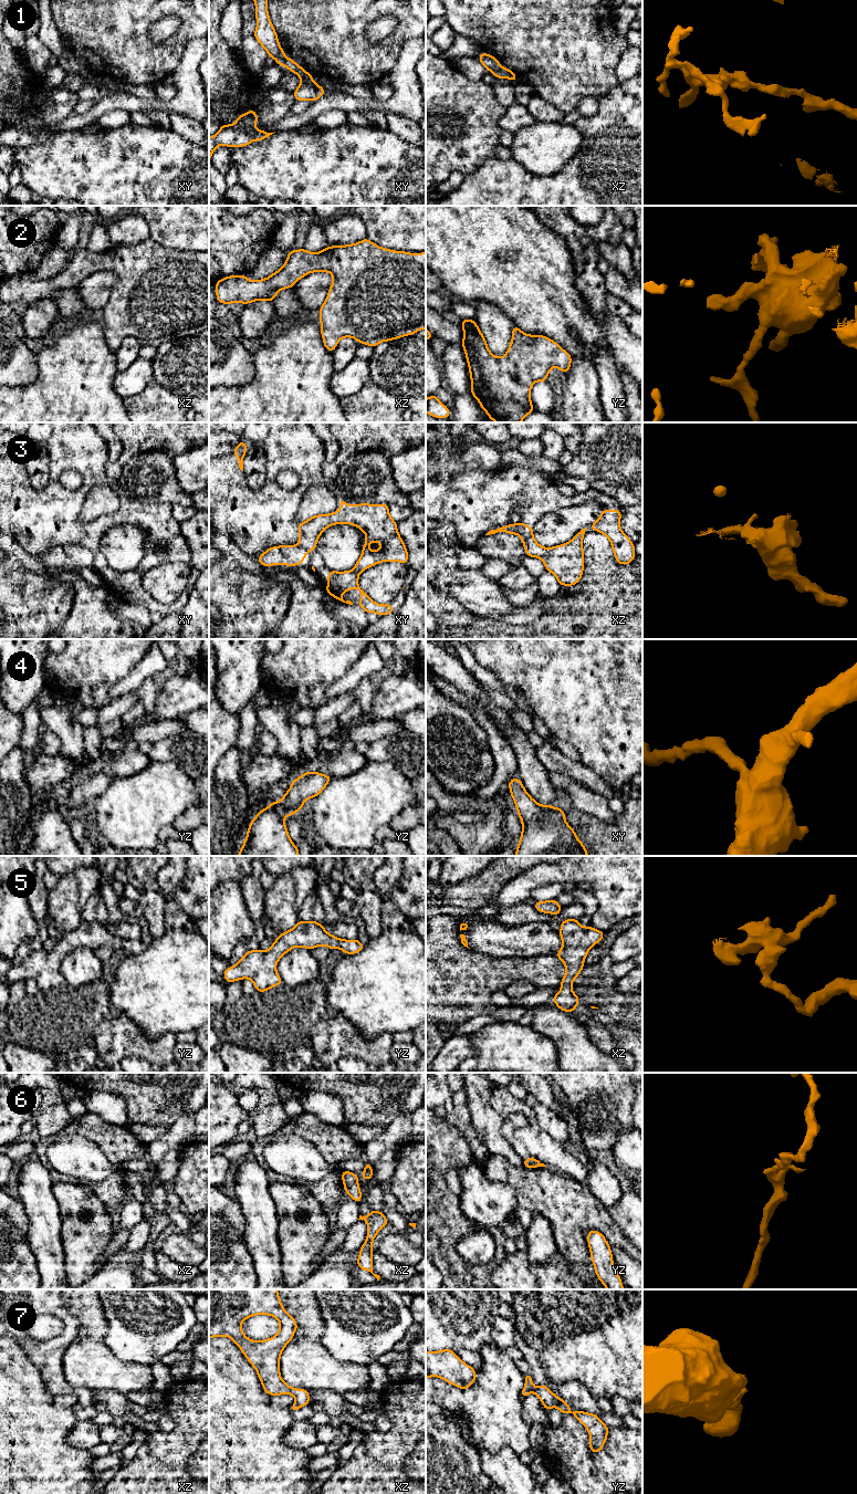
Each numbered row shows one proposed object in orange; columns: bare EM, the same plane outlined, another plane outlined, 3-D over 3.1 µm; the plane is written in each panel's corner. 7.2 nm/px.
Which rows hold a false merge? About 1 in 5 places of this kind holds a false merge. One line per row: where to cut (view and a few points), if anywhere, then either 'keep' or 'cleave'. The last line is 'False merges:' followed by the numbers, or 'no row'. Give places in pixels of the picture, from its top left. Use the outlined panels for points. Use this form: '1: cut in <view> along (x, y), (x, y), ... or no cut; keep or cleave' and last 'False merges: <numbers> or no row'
1: cut in xy along (284, 52), (275, 59); cleave
2: no cut; keep
3: cut in xz along (515, 524), (521, 535); cleave
4: no cut; keep
5: no cut; keep
6: no cut; keep
7: no cut; keep
False merges: 1, 3

